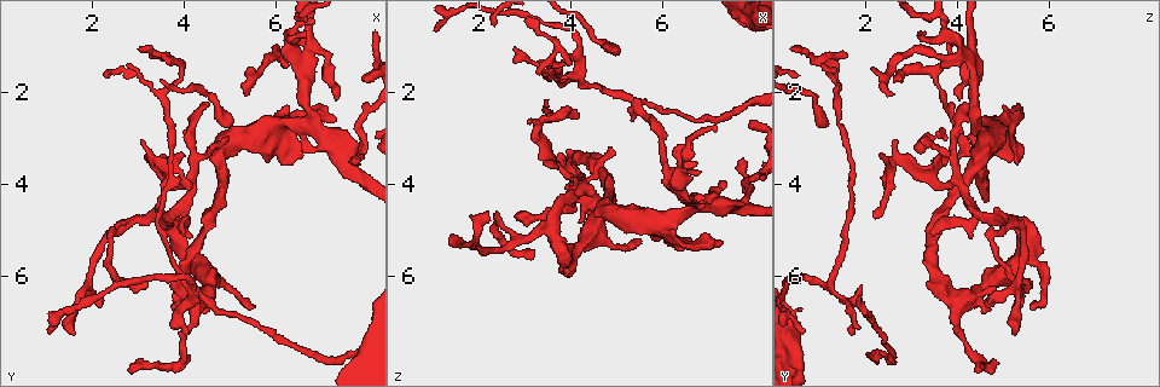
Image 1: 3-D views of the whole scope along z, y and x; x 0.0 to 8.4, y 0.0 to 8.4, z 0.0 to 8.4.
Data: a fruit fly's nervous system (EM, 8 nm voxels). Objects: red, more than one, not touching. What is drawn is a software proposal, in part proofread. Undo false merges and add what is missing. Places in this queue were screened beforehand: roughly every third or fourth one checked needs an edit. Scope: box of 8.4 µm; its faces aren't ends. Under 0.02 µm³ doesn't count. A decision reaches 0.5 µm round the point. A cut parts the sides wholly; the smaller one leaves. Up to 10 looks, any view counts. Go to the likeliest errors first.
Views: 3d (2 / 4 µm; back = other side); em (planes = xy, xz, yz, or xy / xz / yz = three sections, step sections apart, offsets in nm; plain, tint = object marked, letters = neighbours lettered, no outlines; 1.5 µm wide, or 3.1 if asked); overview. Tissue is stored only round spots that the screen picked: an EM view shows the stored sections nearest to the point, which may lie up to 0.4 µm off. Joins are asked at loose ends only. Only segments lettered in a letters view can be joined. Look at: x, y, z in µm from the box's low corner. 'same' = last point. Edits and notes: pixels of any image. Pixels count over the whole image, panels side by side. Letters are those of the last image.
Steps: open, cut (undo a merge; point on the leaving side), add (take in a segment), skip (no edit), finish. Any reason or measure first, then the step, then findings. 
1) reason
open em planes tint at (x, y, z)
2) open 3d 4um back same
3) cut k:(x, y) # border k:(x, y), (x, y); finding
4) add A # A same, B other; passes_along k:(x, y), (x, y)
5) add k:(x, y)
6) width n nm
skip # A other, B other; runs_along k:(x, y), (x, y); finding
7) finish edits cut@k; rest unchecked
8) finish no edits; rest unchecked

an open end
open 3d 2um back at (7.30, 2.55, 5.25)

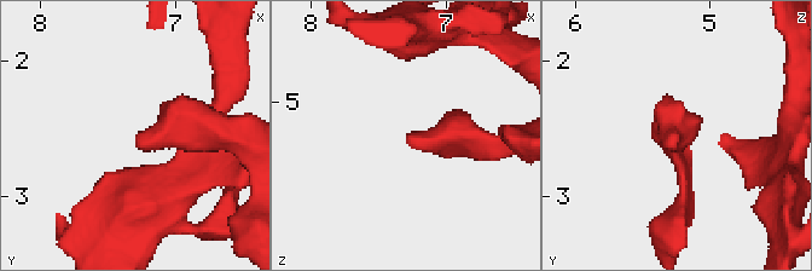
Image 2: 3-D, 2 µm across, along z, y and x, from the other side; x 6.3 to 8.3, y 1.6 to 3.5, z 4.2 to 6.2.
open em planes letters at (7.28, 2.60, 5.28)

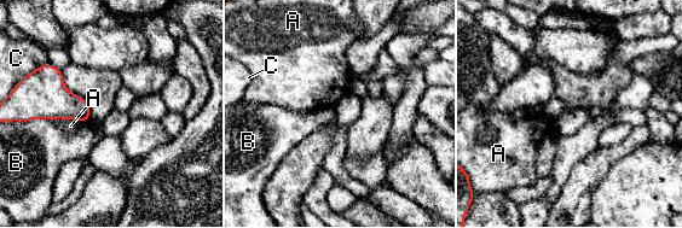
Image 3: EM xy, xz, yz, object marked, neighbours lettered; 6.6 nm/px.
skip # A other, B other, C other; border 3:(53, 118), (9, 120), (5, 122); no lettered segment goes on from it

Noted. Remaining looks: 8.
an open end
open em planes letters at (4.05, 7.30, 1.70)

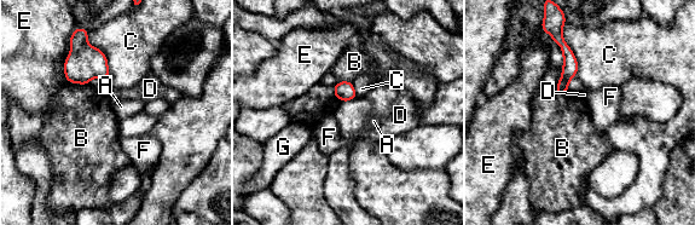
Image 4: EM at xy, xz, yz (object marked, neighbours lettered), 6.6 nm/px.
longest_contact C 340 nm
skip # A other, B other, C other, D other, E other, F other, G other; no lettered segment goes on from it

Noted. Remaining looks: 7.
free end
open 3d 4um at (4.05, 5.05, 3.45)

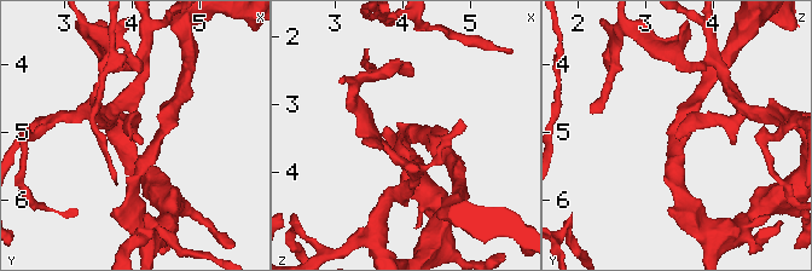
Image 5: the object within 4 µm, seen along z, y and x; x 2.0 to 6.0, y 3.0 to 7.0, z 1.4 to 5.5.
need the tissue
open em xz step 4 tint at (4.00, 5.05, 3.40)

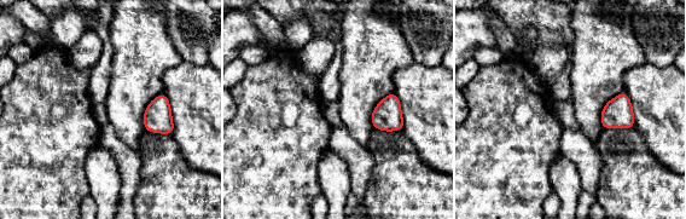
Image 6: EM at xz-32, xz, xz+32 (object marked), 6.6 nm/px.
open em xy step 4 letters same

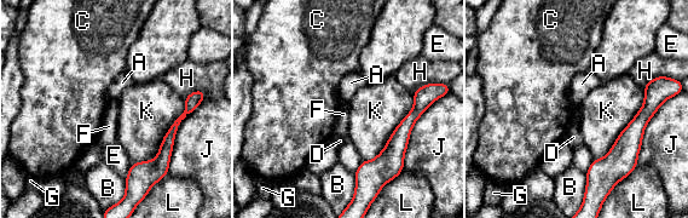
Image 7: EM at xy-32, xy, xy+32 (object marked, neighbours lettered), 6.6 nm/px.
skip # A other, B other, C other, D other, E other, F other, G other, H other, J other, K other, L other; border 7:(185, 99), (159, 153), (132, 164); no lettered segment goes on from it

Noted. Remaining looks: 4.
open em xy step 4 letters at (5.85, 3.55, 5.15)

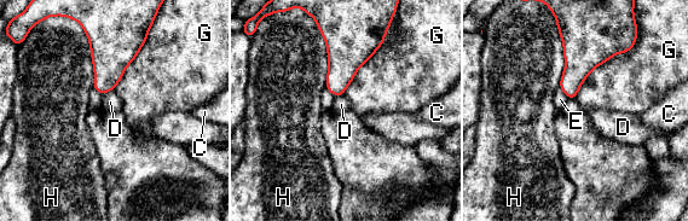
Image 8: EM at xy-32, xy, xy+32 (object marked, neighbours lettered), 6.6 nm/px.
skip # C other, D other, E other, G other, H other; none of them fits

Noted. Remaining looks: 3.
finish no edits; rest unchecked

